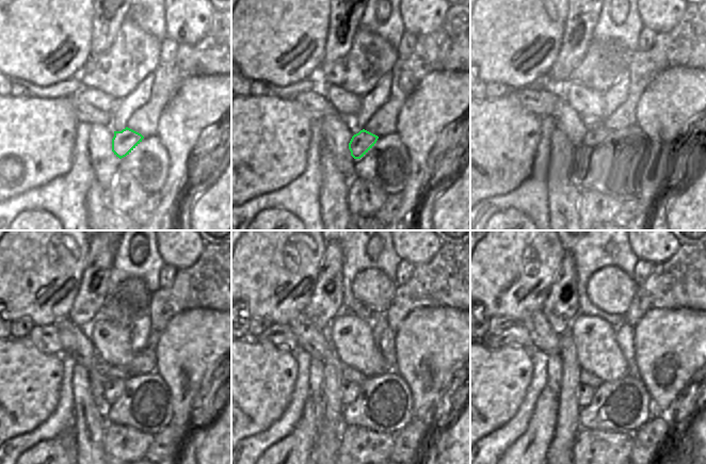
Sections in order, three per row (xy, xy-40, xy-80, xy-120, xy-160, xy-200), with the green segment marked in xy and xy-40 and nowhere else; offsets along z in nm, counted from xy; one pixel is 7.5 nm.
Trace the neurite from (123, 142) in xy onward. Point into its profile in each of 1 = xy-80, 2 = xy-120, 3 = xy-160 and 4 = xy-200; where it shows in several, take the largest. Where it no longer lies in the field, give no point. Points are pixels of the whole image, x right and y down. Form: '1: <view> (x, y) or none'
1: xy-80 (594, 145)
2: xy-120 (113, 388)
3: xy-160 (349, 392)
4: xy-200 (584, 393)

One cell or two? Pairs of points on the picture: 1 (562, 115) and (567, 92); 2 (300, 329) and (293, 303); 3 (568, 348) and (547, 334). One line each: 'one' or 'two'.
1: two
2: two
3: two

